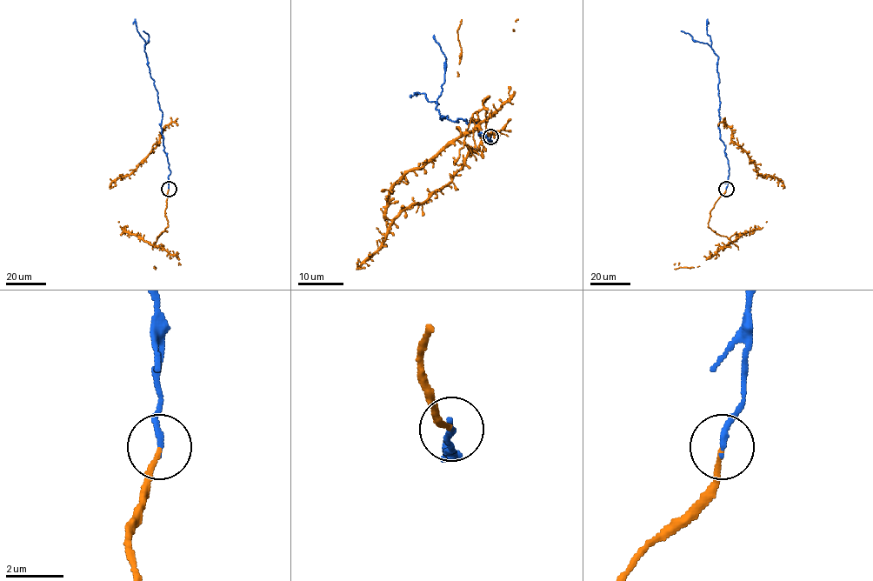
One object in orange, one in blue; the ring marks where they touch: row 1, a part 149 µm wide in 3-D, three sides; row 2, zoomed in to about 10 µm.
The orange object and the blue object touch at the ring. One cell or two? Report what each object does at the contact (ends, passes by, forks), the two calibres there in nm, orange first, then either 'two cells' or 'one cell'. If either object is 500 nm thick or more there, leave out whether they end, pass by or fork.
orange ends; blue ends; calibres 160 and 200 nm; one cell

